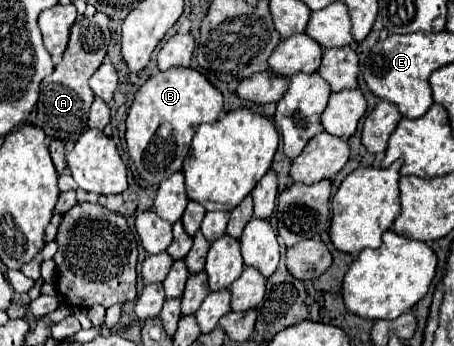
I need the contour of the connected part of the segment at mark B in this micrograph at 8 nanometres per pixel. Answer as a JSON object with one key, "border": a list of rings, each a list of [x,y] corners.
{"border":[[[177,68],[157,72],[135,94],[127,114],[125,142],[127,152],[137,168],[137,174],[151,186],[161,184],[171,174],[179,172],[189,152],[191,138],[199,124],[217,122],[223,112],[223,96],[213,84],[193,68]]]}

